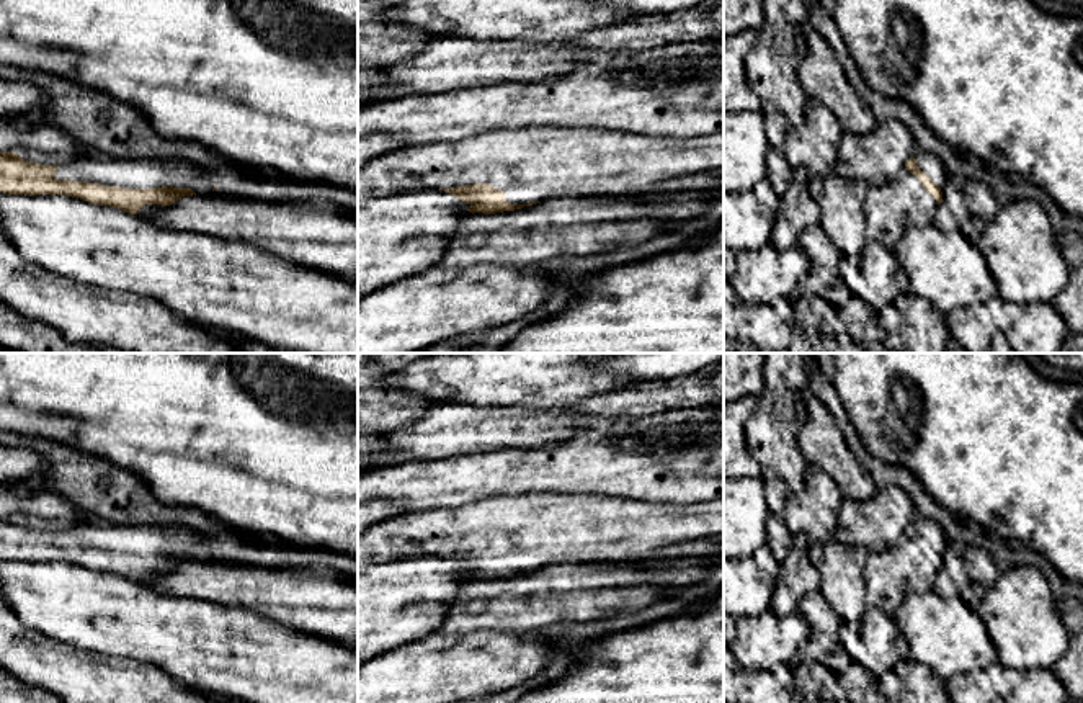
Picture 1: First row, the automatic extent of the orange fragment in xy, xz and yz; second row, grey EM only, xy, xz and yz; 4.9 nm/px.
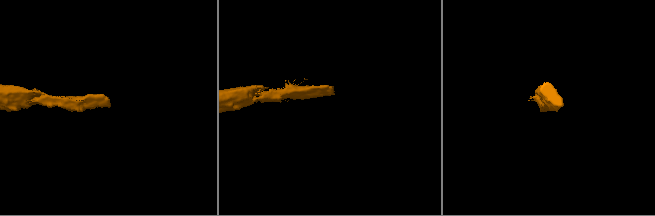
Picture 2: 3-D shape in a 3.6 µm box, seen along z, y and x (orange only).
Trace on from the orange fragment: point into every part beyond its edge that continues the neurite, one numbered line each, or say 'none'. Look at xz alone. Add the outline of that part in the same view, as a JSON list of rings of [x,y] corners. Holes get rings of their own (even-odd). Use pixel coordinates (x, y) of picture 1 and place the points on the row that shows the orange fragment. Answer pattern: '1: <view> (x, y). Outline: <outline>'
1: xz (531, 164). Outline: [[[531,126],[477,132],[456,141],[435,141],[431,144],[408,146],[384,154],[358,168],[358,204],[372,198],[392,196],[418,190],[449,190],[475,183],[490,183],[503,190],[511,204],[542,201],[562,193],[572,195],[622,195],[665,185],[673,177],[724,168],[724,131],[697,137],[670,137],[611,131],[606,128],[554,128]]]

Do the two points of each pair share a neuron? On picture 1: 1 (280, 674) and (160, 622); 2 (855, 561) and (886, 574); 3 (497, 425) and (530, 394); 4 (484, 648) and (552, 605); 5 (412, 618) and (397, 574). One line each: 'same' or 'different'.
1: same
2: different
3: different
4: different
5: same

